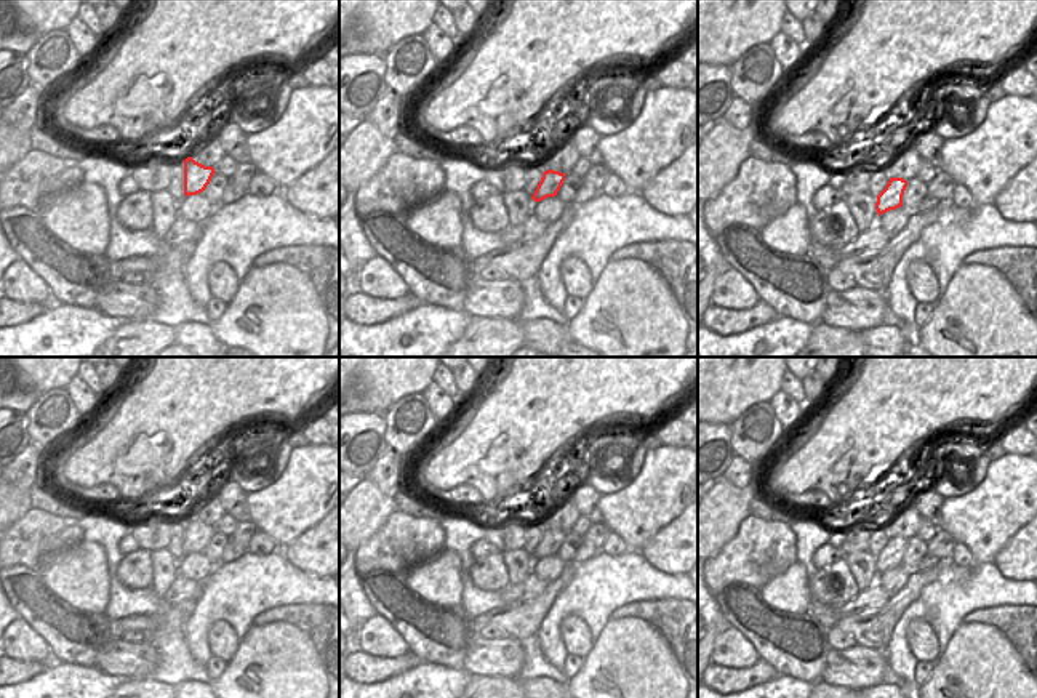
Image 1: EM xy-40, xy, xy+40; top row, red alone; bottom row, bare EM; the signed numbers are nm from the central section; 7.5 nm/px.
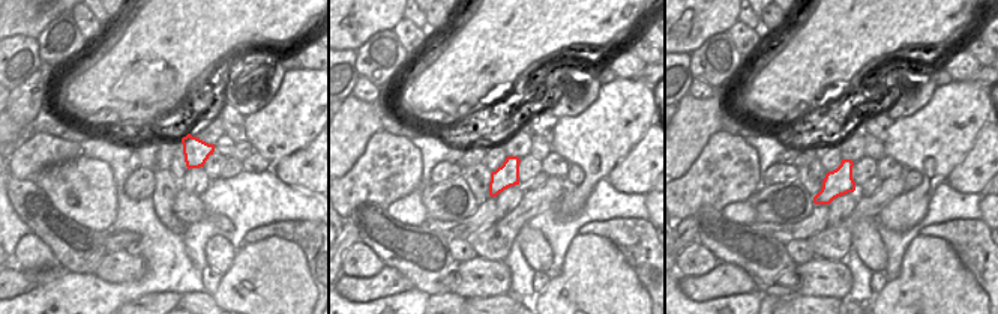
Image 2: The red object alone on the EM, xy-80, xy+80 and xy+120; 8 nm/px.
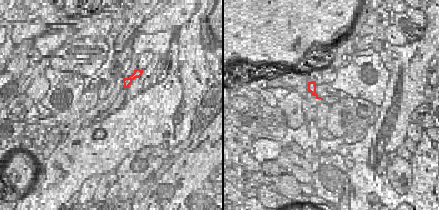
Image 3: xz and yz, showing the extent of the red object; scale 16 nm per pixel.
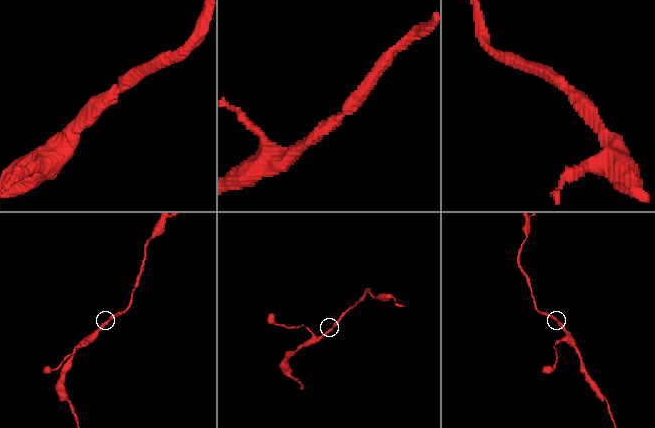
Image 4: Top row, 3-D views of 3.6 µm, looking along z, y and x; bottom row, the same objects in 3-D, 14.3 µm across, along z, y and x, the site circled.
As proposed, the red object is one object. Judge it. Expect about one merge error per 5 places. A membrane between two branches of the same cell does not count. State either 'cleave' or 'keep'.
keep

